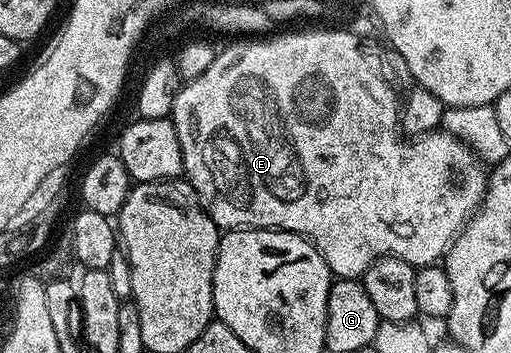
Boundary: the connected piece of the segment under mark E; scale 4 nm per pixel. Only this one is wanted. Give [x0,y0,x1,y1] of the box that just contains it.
[171,26,487,278]

